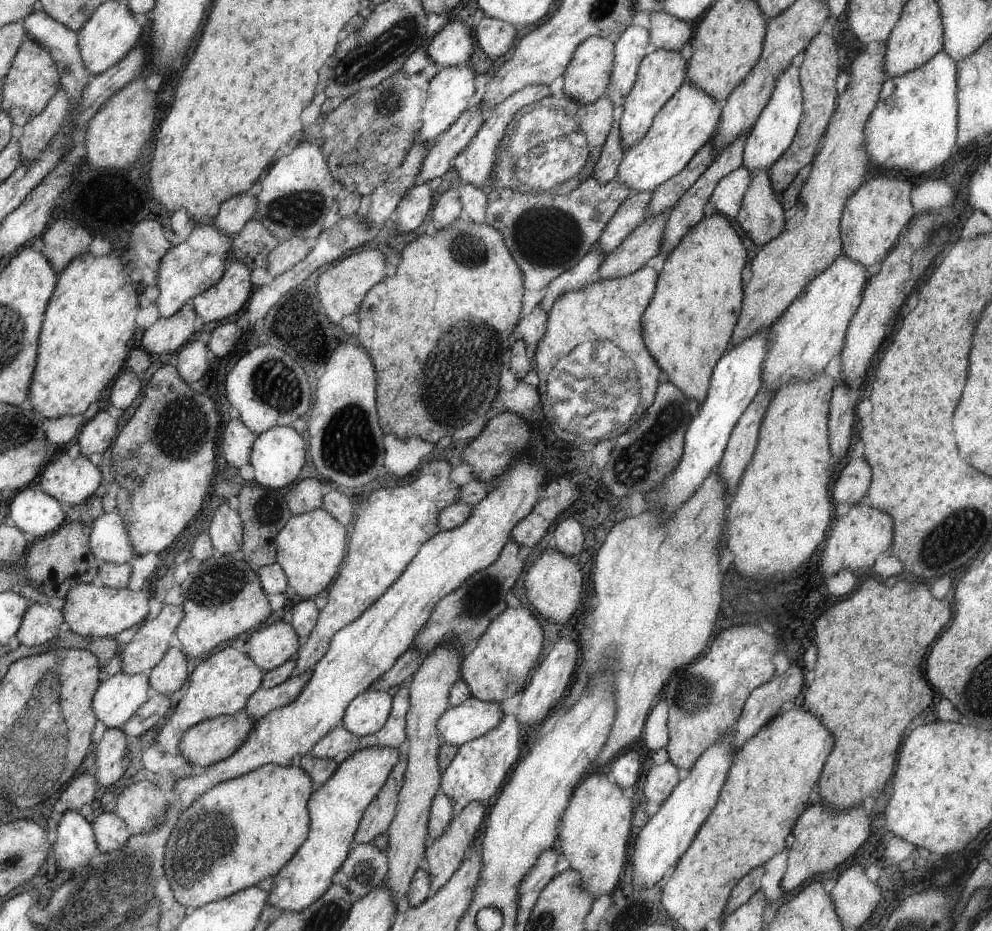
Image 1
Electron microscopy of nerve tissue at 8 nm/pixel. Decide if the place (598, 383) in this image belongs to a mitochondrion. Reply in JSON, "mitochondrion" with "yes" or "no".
{"mitochondrion":"yes"}

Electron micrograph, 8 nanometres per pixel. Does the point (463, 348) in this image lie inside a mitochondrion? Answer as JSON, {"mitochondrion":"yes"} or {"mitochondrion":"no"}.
{"mitochondrion":"yes"}

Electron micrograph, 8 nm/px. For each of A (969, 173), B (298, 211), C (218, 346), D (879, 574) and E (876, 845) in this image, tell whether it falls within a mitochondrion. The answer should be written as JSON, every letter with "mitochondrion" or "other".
{"A":"other","B":"mitochondrion","C":"other","D":"other","E":"other"}

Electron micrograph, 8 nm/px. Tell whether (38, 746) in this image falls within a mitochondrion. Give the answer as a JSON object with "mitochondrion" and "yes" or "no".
{"mitochondrion":"yes"}

